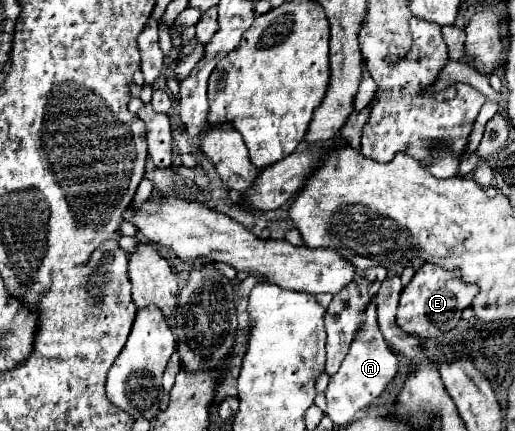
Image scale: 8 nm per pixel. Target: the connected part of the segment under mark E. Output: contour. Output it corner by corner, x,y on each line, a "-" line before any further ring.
423,265
401,293
401,301
397,309
397,325
405,333
419,339
439,337
451,331
459,323
461,311
471,305
475,295
477,295
477,285
463,283
461,279
453,277
449,271
441,269
439,265

